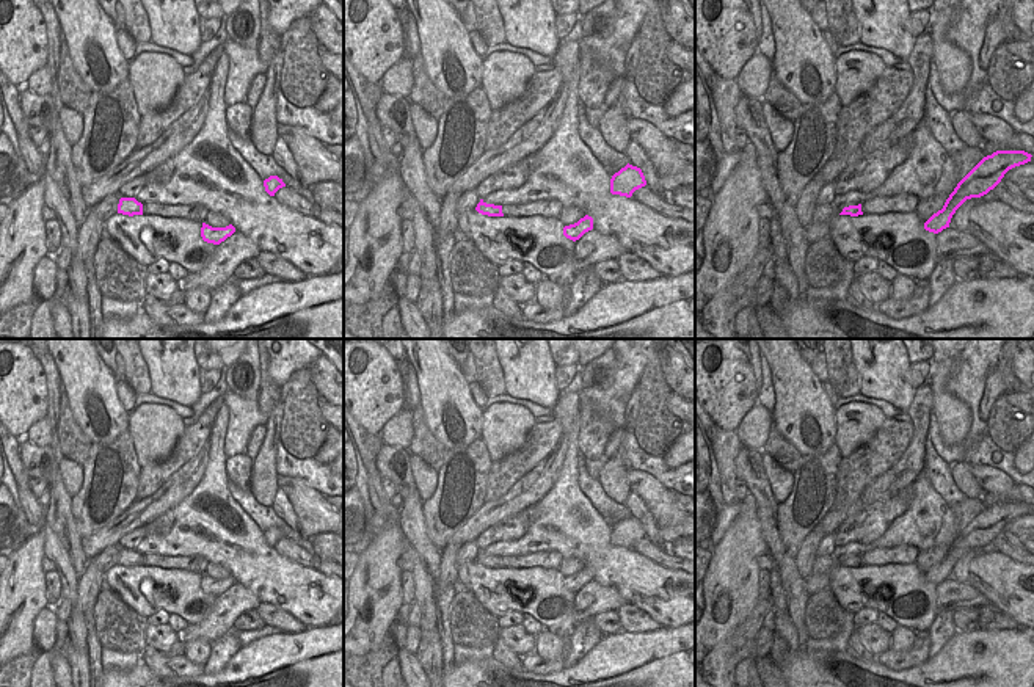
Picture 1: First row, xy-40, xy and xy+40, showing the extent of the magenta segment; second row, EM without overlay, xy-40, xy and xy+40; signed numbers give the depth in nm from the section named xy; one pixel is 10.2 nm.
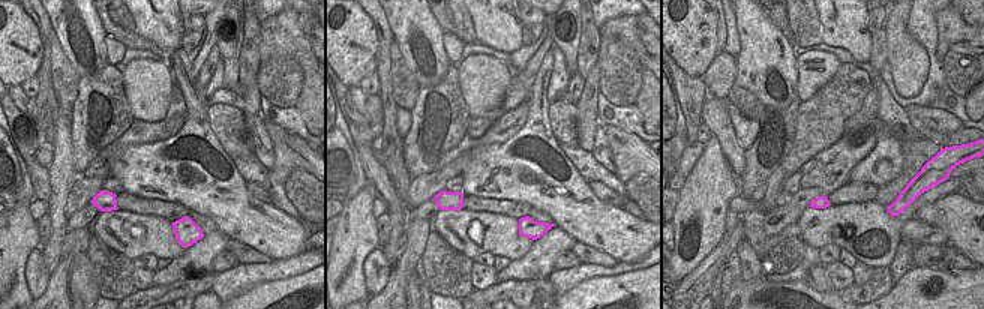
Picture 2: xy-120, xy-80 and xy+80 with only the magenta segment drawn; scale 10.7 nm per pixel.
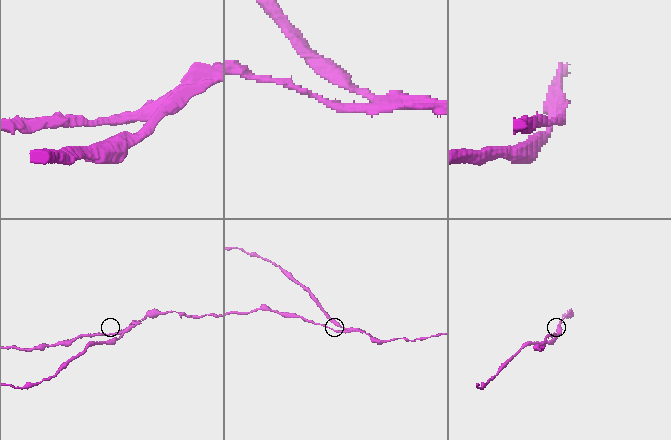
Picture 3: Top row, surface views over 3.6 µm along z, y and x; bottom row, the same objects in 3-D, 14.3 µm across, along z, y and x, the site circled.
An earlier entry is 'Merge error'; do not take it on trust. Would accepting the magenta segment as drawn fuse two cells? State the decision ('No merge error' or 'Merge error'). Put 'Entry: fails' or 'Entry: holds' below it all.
Merge error.
Entry: holds

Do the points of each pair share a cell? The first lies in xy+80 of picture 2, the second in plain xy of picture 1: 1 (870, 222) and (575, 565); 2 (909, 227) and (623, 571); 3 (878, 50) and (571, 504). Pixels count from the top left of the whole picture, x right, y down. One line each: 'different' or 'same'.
1: different
2: different
3: different

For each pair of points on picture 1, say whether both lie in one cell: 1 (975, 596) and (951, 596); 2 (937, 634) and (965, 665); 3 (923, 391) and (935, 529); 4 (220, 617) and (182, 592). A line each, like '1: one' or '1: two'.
1: one
2: two
3: two
4: two

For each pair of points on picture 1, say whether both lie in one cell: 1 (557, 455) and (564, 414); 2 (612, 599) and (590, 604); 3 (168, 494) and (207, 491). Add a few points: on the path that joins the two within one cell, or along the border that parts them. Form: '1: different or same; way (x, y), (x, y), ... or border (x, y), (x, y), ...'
1: same; way (562, 446), (565, 424)
2: same; way (608, 599), (595, 599)
3: different; border (209, 460), (200, 483), (162, 515)

